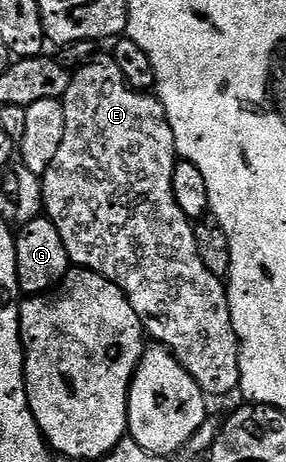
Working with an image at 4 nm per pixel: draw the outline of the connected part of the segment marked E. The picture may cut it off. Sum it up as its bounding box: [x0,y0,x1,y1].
[41,54,240,396]

